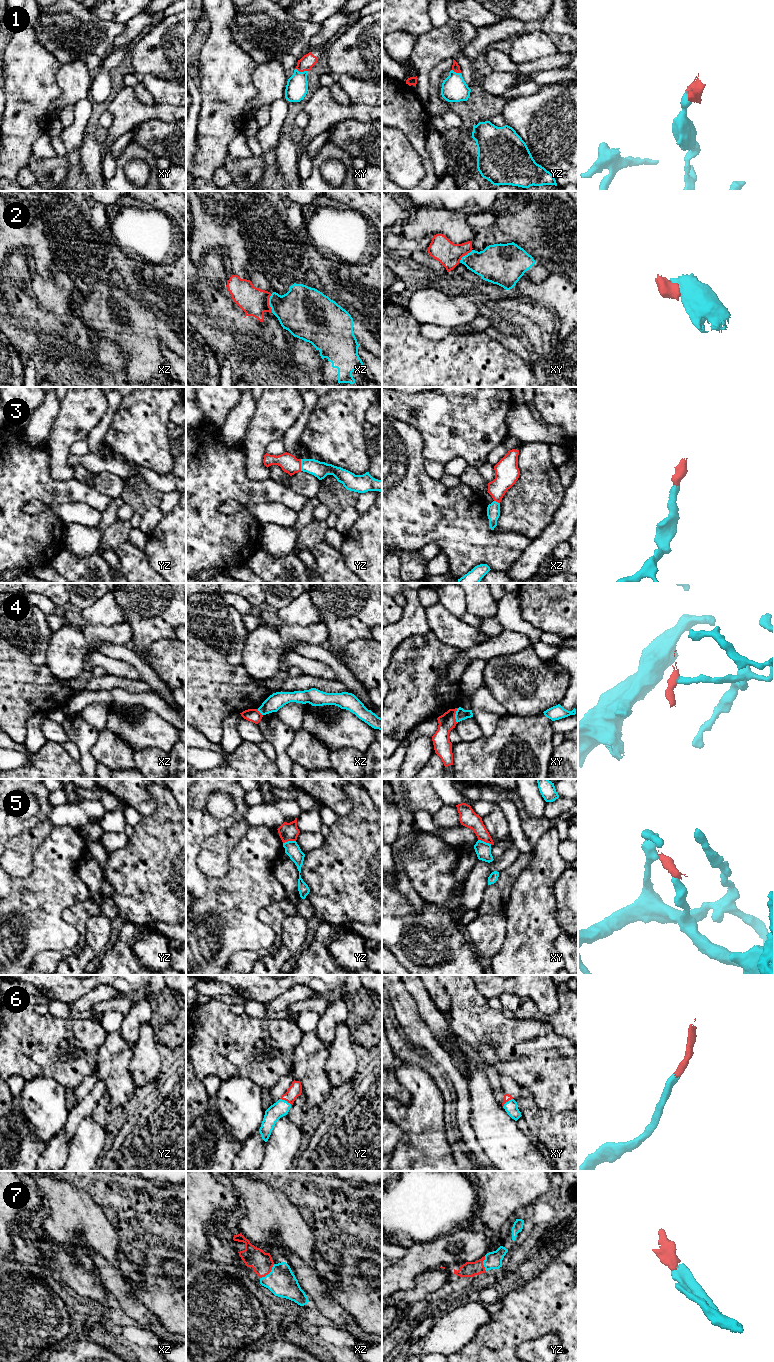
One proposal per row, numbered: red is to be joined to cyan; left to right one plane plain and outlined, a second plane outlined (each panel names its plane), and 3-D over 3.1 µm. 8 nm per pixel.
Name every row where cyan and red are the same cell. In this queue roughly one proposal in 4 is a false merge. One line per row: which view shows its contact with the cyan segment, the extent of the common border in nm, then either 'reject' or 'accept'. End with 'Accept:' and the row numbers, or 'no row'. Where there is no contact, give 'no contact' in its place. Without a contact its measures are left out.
1: xy | 110 nm | accept
2: xz | 150 nm | reject
3: yz | 100 nm | accept
4: xy | 120 nm | reject
5: xy | 120 nm | reject
6: yz | 120 nm | accept
7: xz | 170 nm | accept
Accept: 1, 3, 6, 7

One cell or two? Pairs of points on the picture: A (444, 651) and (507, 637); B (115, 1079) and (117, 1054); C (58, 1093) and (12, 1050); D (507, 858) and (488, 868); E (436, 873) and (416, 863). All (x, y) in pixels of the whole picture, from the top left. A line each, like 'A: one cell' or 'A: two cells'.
A: two cells
B: one cell
C: two cells
D: one cell
E: one cell

